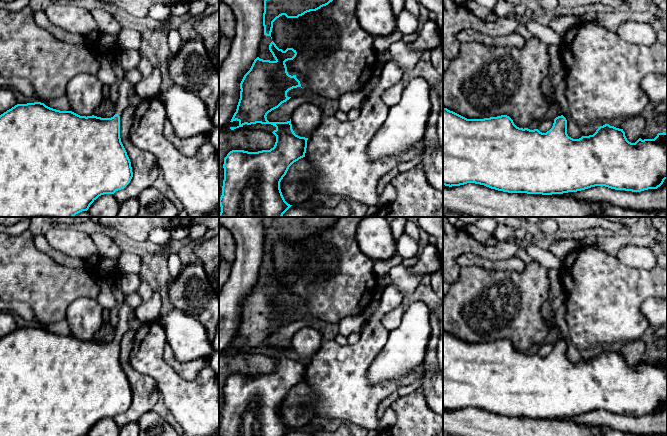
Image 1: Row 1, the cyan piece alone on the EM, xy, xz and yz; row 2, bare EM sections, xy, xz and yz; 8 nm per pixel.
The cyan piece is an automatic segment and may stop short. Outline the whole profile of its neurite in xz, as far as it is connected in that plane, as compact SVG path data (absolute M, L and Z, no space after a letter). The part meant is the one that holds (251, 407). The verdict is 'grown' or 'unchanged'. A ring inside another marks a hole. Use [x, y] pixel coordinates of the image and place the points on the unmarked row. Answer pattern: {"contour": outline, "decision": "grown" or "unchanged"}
{"contour": "M272 265L269 269L269 274L275 282L274 285L263 284L257 281L250 294L244 299L240 307L240 323L230 346L238 345L237 351L230 351L234 354L243 351L245 348L251 349L256 347L271 348L276 351L272 356L276 360L276 366L270 374L262 374L258 376L248 376L244 374L232 374L224 382L224 404L222 410L222 419L219 422L221 436L286 436L292 429L288 428L281 416L280 406L286 399L289 391L299 383L305 381L308 362L296 359L292 353L291 343L287 346L269 346L267 338L278 332L282 327L289 324L287 316L293 312L301 311L300 305L296 299L289 299L285 286L293 284L297 276L293 272L287 272L285 275L279 273Z", "decision": "unchanged"}

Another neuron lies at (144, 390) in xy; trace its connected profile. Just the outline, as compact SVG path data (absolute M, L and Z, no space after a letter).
M127 331L120 340L120 362L131 386L133 401L130 407L113 419L120 427L138 422L142 415L153 410L160 394L155 380L136 371L130 364L129 358L134 343L135 331Z

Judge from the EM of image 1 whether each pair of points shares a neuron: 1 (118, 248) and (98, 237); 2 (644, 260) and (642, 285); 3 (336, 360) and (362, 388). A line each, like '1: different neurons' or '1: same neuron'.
1: same neuron
2: different neurons
3: same neuron

